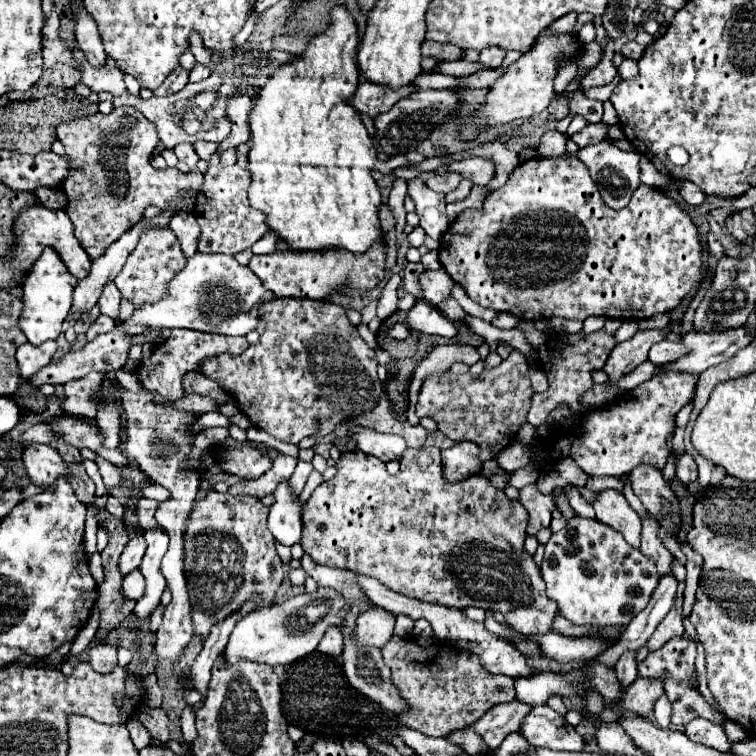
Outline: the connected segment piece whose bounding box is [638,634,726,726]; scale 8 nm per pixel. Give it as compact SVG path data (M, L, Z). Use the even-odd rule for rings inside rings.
M680 636L678 640L668 640L658 652L650 652L646 656L646 660L638 666L640 676L644 678L660 678L664 680L664 694L668 696L670 704L672 704L672 724L688 724L694 718L706 718L712 724L722 726L724 724L724 714L720 710L716 710L714 706L710 706L704 696L700 694L698 688L694 688L690 684L690 678L694 676L694 660L696 660L696 652L698 652L698 644L696 640L692 640L690 636Z

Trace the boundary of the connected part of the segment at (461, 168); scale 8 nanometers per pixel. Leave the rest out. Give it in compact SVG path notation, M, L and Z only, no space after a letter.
M468 158L462 162L452 162L448 168L480 186L486 186L494 176L494 164L484 158Z

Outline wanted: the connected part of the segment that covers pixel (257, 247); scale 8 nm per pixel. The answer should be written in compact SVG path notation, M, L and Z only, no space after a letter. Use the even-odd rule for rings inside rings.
M268 232L266 236L262 236L262 238L258 240L258 244L254 244L252 252L254 252L254 254L270 254L270 252L276 250L276 244L278 244L278 242L280 242L278 234L276 234L276 232Z

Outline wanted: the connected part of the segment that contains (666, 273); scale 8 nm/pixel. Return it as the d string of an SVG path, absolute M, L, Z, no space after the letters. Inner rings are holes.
M536 156L532 160L520 162L514 172L508 176L508 182L490 192L484 200L482 210L464 210L448 228L448 232L440 240L440 262L442 268L450 274L450 278L464 286L466 294L480 306L496 310L496 312L510 312L518 320L536 322L536 320L548 320L548 318L566 318L566 320L584 320L588 316L604 316L604 318L616 318L616 320L646 320L654 314L670 312L674 310L688 294L698 286L698 270L702 270L702 242L700 232L696 224L692 222L690 214L680 210L678 202L672 200L664 190L640 184L640 188L634 192L630 204L622 210L612 210L602 204L602 196L594 184L594 180L588 174L588 168L576 158L576 156Z

